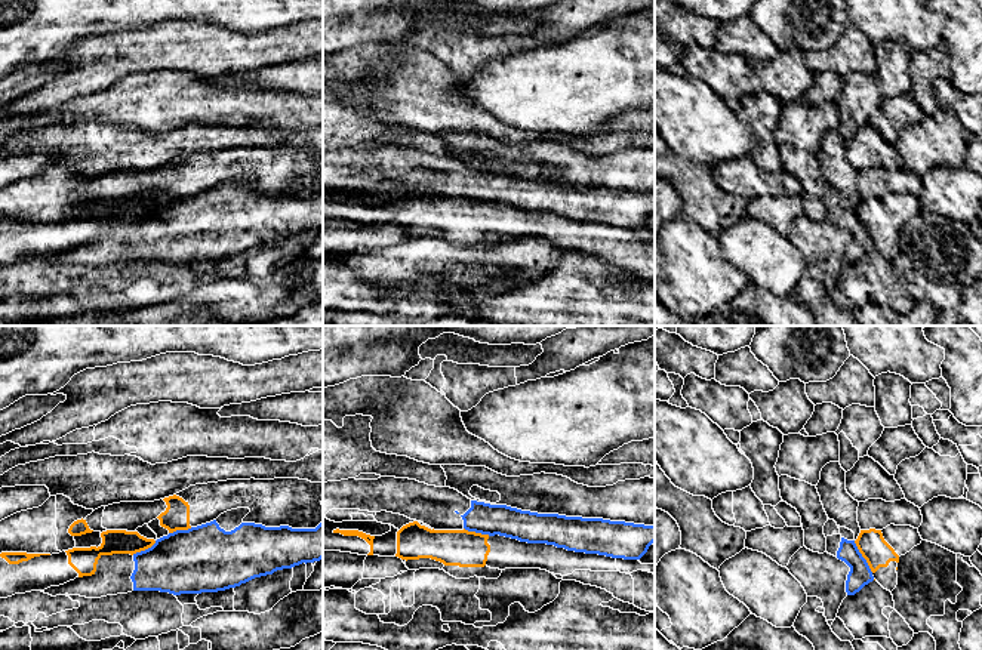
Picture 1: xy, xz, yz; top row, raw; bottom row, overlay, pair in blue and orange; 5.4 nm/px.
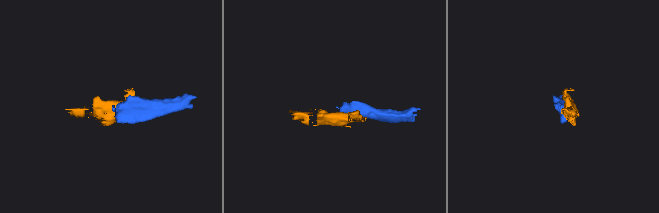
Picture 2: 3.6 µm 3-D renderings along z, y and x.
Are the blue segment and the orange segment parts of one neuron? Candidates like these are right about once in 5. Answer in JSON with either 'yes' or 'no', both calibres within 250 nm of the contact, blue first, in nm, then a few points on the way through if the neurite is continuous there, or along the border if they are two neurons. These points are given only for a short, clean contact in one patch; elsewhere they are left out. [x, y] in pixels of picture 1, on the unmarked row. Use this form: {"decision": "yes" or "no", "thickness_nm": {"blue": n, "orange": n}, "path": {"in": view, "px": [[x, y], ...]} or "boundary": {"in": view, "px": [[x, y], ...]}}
{"decision": "no", "thickness_nm": {"blue": 120, "orange": 150}, "boundary": {"in": "yz", "px": [[853, 209], [873, 240]]}}

